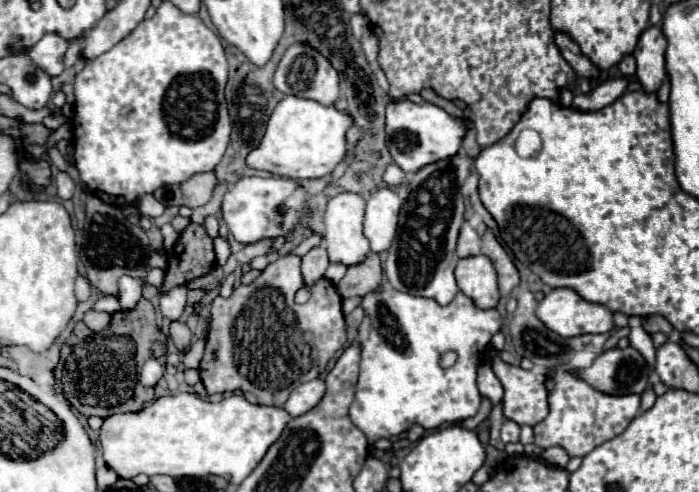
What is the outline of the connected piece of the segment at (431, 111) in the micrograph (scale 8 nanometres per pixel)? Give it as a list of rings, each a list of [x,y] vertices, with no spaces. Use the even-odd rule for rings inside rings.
[[[410,100],[388,102],[386,106],[386,142],[394,162],[404,172],[416,172],[418,168],[432,164],[436,160],[454,156],[460,152],[462,138],[466,134],[464,122],[446,114],[434,104],[414,104]]]

